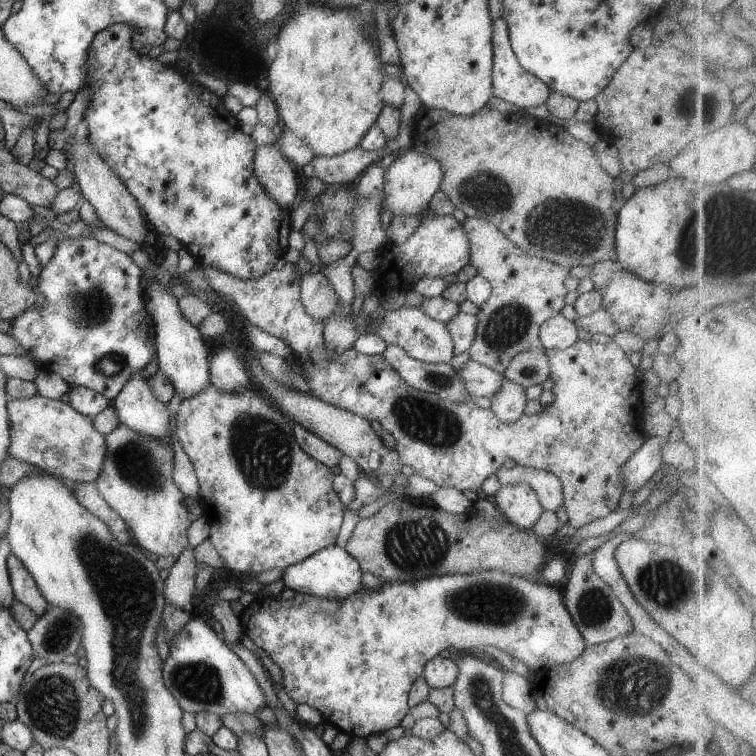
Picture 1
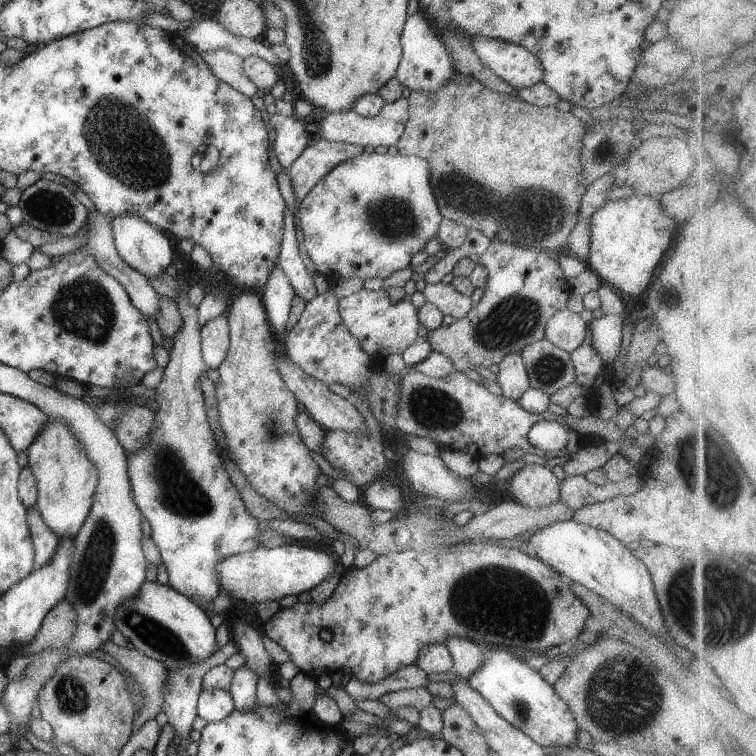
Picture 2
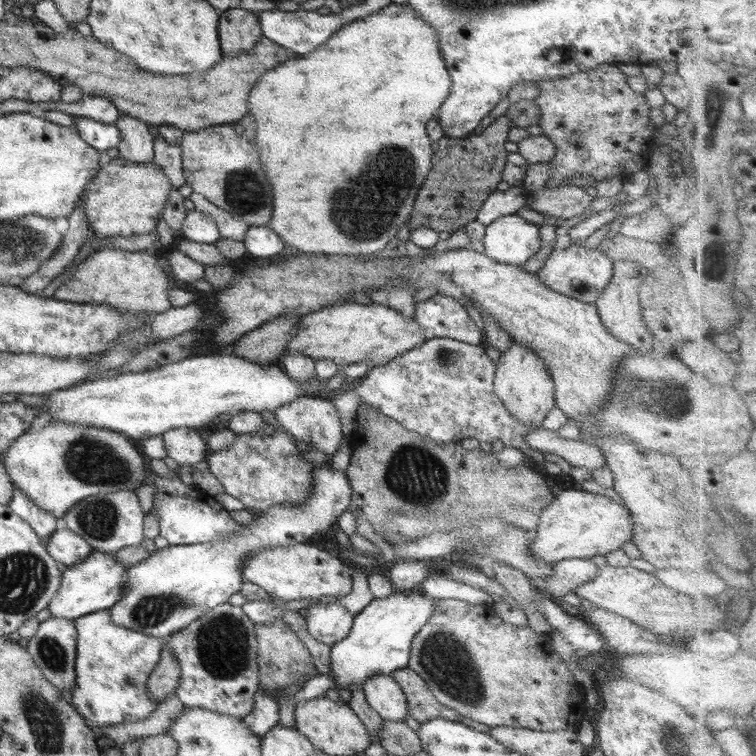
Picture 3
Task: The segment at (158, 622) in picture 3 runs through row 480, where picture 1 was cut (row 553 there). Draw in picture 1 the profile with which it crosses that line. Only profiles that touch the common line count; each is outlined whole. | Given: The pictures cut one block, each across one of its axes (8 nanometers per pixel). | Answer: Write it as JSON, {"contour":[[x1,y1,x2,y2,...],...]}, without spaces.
{"contour":[[333,545,308,556,306,560,298,564,288,566,281,580,285,588,296,593,340,600,354,596,365,589,365,585,362,584,362,576,363,571,360,564,344,548]]}

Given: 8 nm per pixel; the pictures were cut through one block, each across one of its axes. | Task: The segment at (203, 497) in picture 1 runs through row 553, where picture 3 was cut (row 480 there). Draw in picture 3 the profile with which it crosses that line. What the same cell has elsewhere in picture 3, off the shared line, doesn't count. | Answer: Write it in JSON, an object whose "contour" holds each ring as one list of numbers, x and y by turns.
{"contour":[[264,423,256,431,239,434,226,450,210,451,205,458,208,471,222,484,224,493,243,502,245,509,262,514,276,506,294,506,309,500,315,486,312,466,298,450,296,437,288,429]]}

